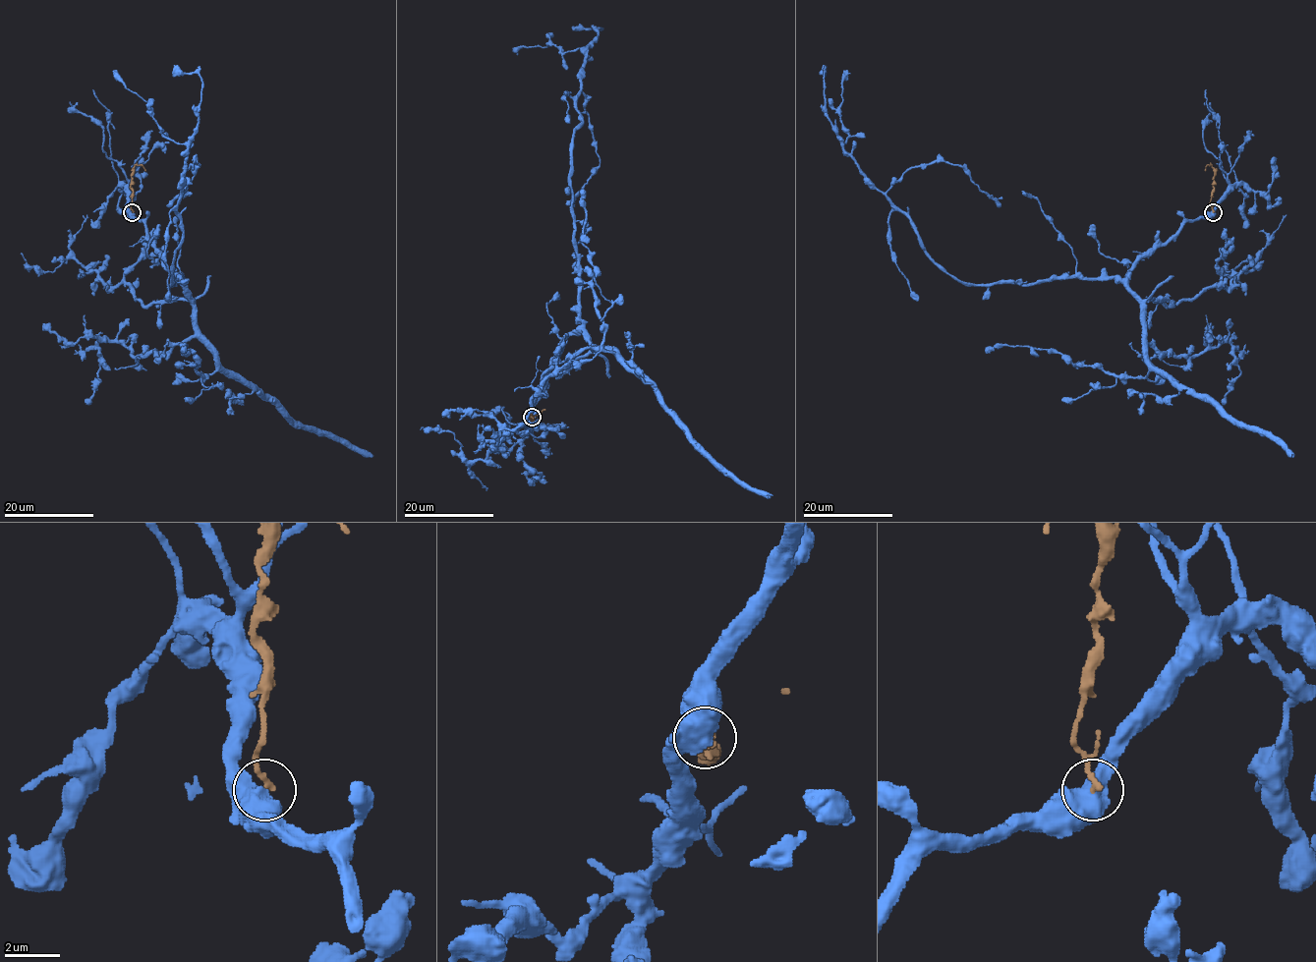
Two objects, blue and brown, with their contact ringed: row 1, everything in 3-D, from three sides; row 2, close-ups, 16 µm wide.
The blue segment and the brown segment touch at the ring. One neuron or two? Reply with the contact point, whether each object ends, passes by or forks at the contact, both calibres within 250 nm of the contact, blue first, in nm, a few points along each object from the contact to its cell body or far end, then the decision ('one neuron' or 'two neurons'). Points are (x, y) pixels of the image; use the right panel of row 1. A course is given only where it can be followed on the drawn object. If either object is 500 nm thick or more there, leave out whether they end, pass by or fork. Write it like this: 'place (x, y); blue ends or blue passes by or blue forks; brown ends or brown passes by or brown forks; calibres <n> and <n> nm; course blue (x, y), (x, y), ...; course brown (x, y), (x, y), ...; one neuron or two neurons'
place (1213, 212); calibres 600 and 200 nm; course blue (1213, 211), (1156, 243), (1124, 278), (964, 284), (930, 256), (915, 225), (842, 146), (846, 70); course brown (1213, 211), (1210, 200), (1214, 169), (1207, 165), (1205, 170); two neurons

